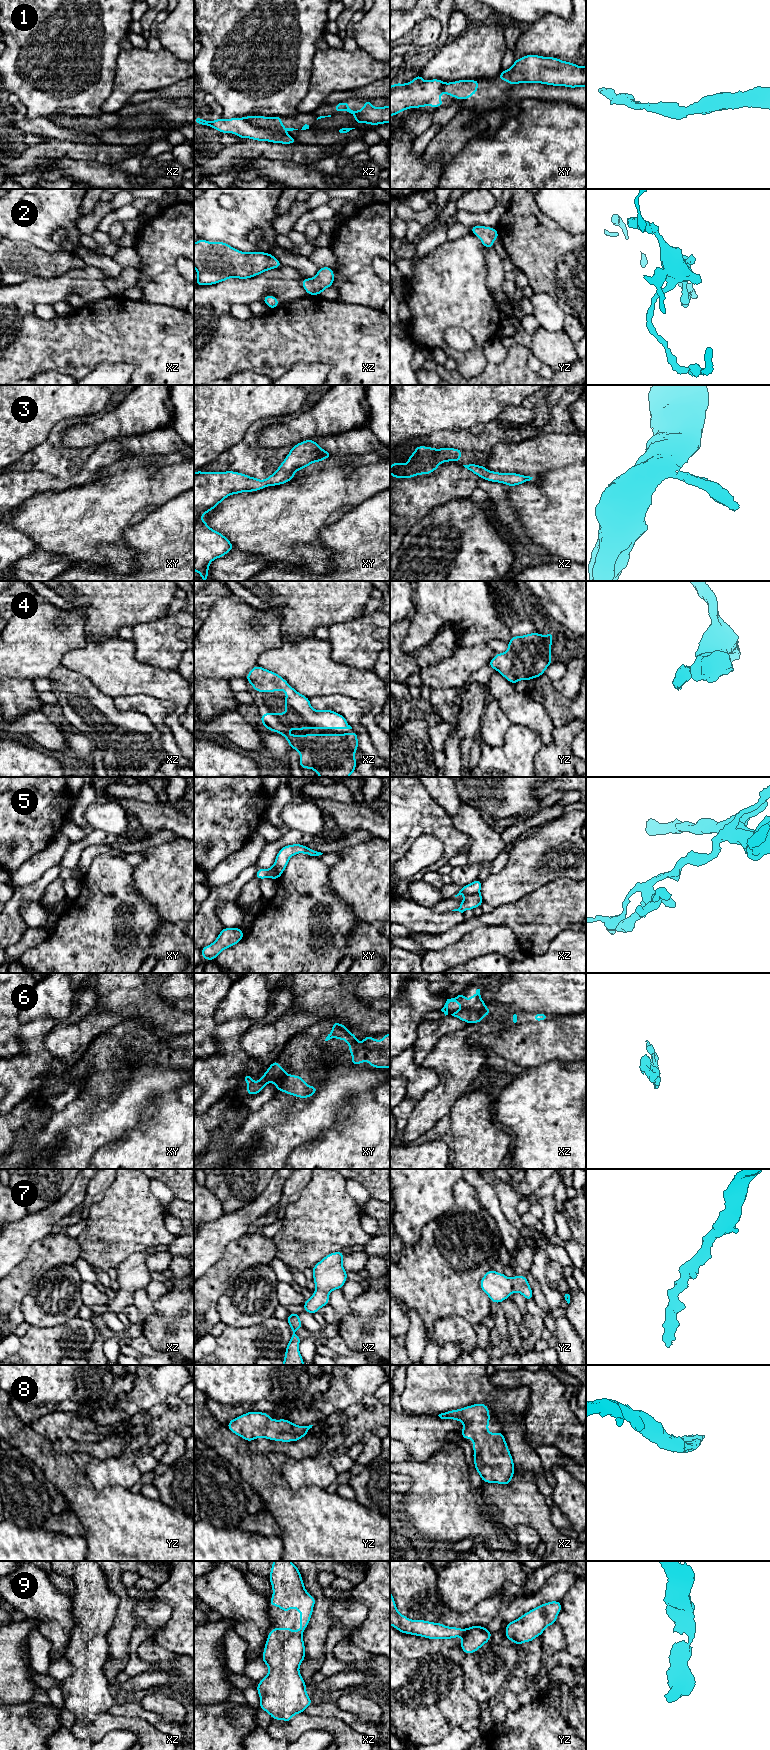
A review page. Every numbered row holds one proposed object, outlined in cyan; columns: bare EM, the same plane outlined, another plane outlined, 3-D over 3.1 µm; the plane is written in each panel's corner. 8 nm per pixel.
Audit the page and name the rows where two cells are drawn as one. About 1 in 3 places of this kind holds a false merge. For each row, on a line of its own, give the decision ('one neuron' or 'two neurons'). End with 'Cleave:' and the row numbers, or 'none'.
1: two neurons
2: one neuron
3: one neuron
4: one neuron
5: two neurons
6: two neurons
7: one neuron
8: one neuron
9: one neuron
Cleave: 1, 5, 6

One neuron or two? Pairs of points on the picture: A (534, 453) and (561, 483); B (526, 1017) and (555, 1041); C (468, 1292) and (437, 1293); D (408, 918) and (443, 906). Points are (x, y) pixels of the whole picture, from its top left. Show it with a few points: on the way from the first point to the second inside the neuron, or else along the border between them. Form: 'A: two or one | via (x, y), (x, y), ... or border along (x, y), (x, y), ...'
A: two | border along (572, 463), (539, 473), (533, 477)
B: two | border along (534, 1021), (512, 1025)
C: one | via (460, 1292), (445, 1292)
D: two | border along (429, 908), (436, 912), (451, 910)

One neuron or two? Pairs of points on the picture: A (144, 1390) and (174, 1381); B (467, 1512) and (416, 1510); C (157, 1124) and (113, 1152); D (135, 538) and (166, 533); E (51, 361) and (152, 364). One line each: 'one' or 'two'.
A: one
B: one
C: one
D: one
E: one

